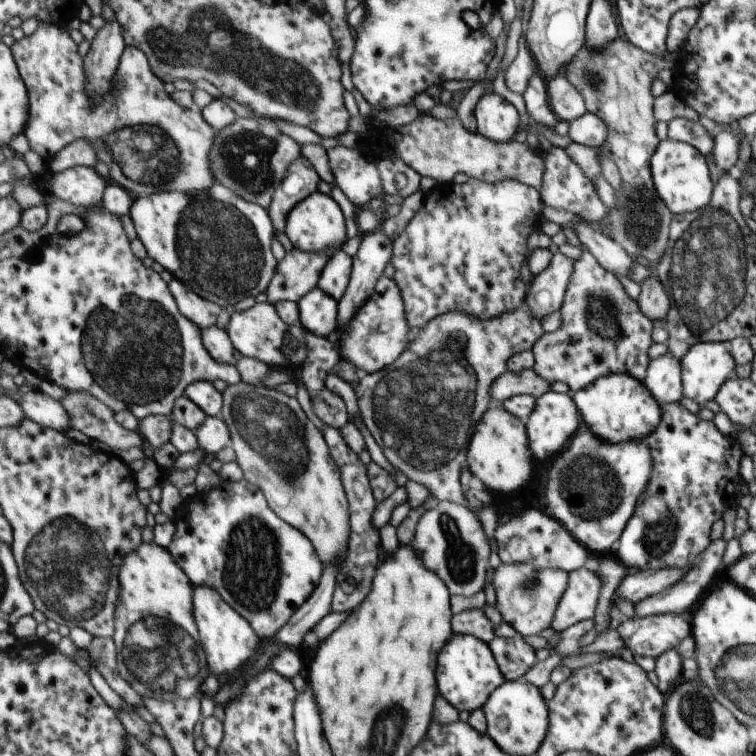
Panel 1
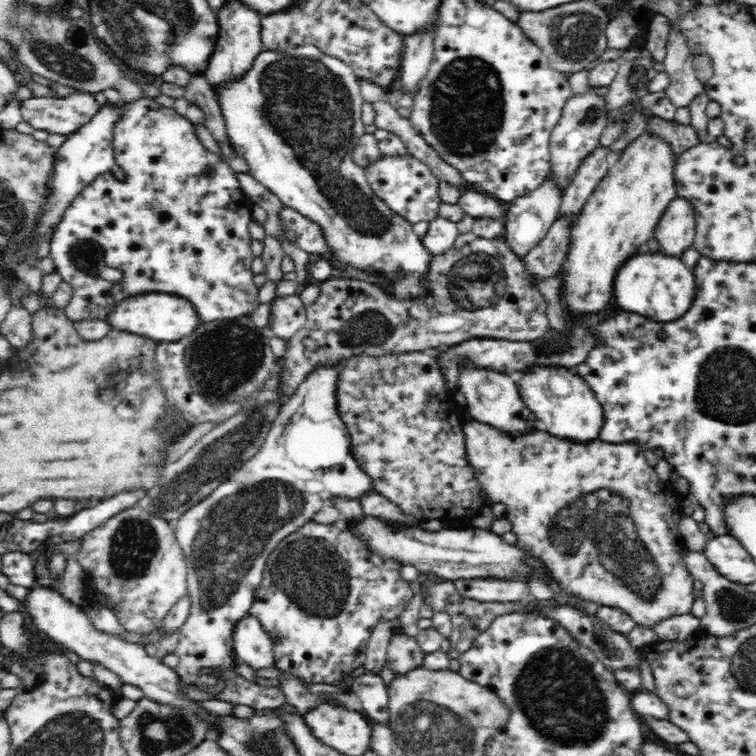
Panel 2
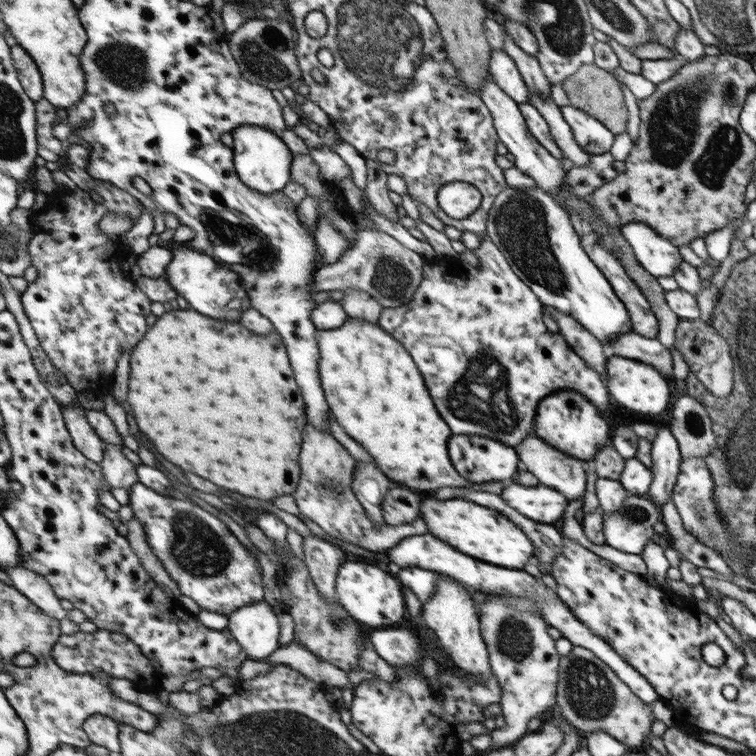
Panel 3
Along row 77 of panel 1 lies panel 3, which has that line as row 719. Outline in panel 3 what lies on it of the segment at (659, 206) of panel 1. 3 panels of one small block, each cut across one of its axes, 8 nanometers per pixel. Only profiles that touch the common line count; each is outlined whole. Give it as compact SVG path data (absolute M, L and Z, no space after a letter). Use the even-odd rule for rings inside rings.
M573 646L567 656L561 656L557 690L557 704L562 708L562 716L583 735L600 730L629 748L640 746L644 738L651 734L652 722L657 720L651 706L646 706L645 701L600 657L580 646Z

